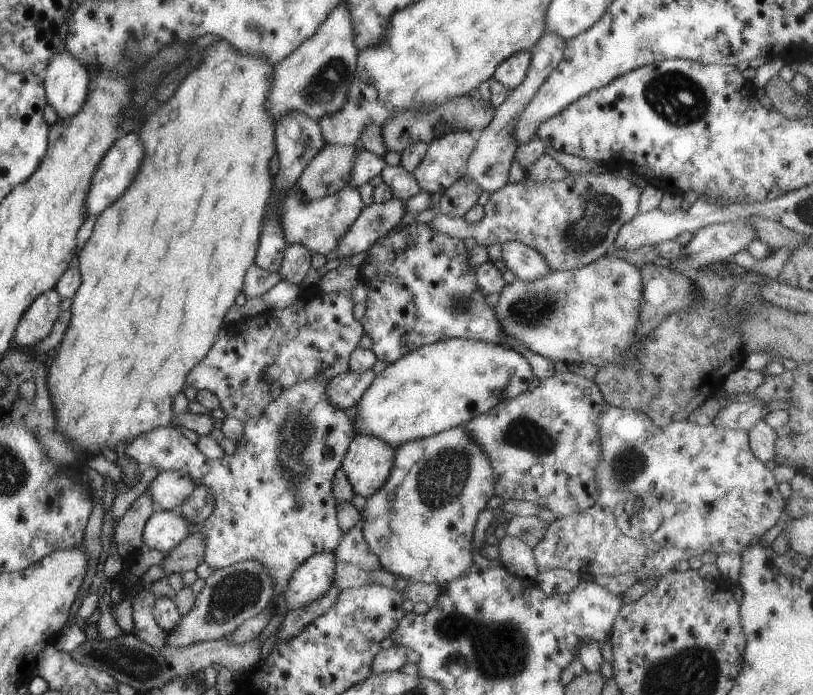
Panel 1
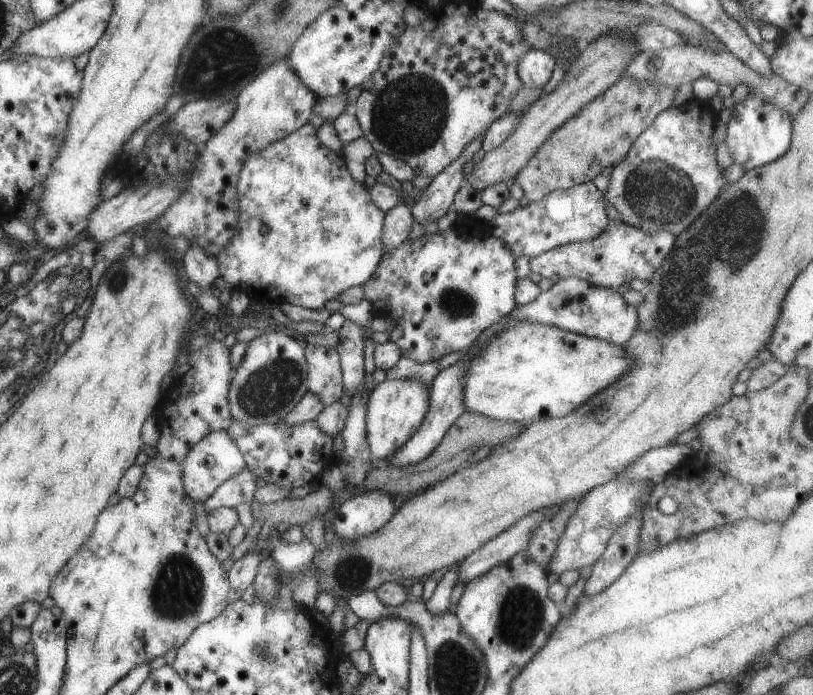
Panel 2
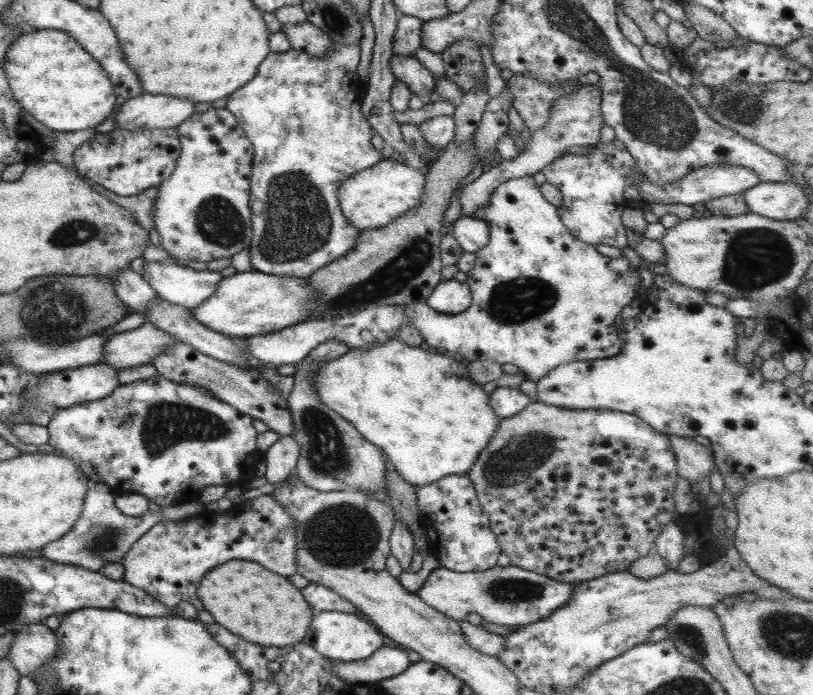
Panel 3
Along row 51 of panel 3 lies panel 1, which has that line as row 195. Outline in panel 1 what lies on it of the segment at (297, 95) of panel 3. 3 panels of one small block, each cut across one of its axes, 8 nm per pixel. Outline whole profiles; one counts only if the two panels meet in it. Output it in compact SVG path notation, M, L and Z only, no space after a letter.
M293 186L280 211L286 244L298 243L305 246L311 254L314 252L329 256L363 208L357 189L343 187L334 194L307 203L304 197L296 194Z

